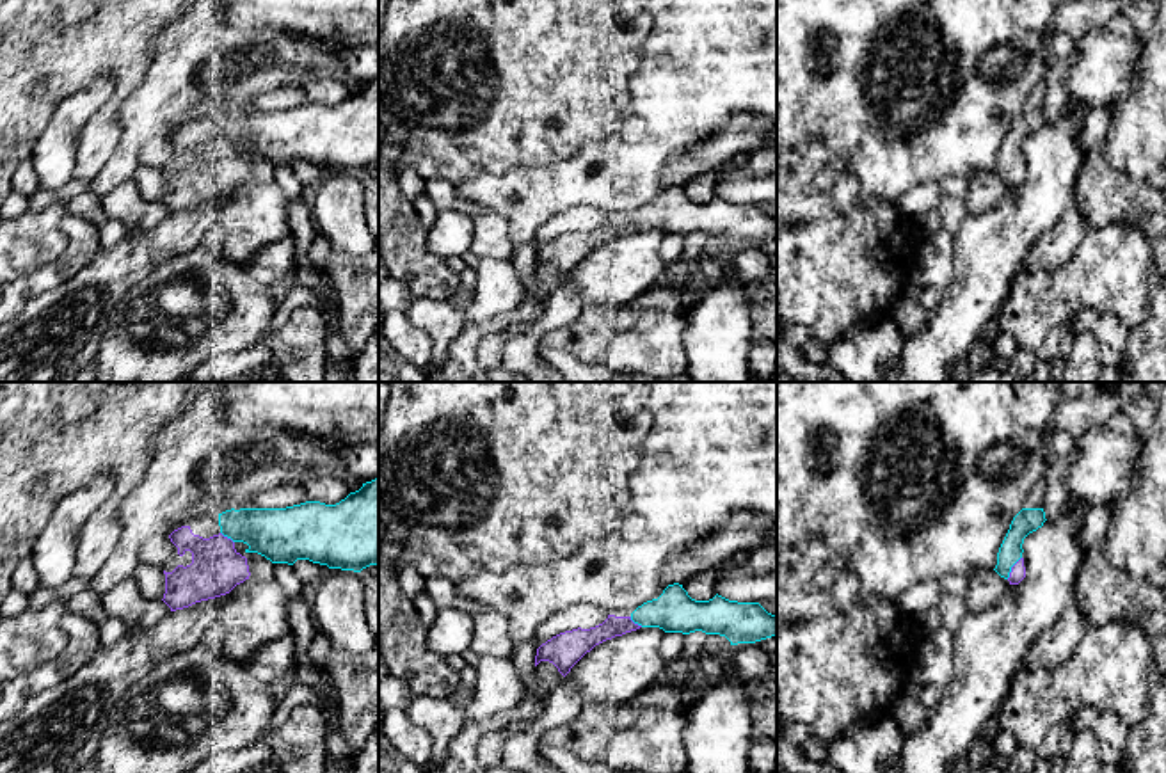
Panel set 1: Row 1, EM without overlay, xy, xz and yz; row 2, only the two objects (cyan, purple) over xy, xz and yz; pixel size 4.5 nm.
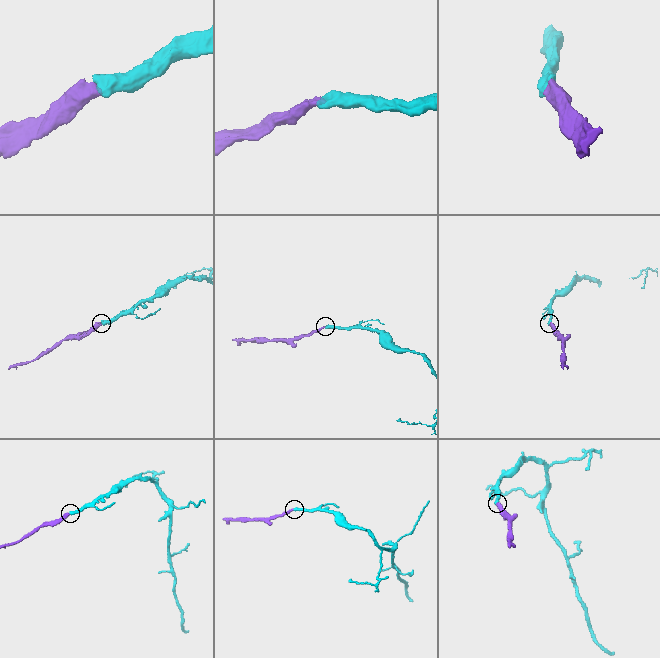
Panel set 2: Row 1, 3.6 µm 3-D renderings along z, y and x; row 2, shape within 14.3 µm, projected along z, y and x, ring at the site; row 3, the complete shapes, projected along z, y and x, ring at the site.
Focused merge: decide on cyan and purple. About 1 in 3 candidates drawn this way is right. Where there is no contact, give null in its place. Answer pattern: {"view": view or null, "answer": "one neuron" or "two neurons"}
{"view": "yz", "answer": "one neuron"}

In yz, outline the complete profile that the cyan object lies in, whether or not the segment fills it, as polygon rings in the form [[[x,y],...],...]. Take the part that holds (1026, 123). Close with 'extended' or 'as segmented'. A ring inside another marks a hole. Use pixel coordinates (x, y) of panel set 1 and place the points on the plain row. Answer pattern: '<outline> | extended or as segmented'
[[[1022,110],[1011,123],[1010,131],[999,149],[995,174],[1008,181],[1010,187],[1018,187],[1026,179],[1022,160],[1024,140],[1043,128],[1043,110]]] | extended

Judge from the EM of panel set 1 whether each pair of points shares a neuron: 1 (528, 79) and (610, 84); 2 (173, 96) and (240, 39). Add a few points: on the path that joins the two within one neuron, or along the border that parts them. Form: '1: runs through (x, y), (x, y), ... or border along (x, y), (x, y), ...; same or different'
1: runs through (548, 79), (557, 79), (564, 84), (590, 84); same
2: runs through (187, 77), (187, 71), (221, 39); same

